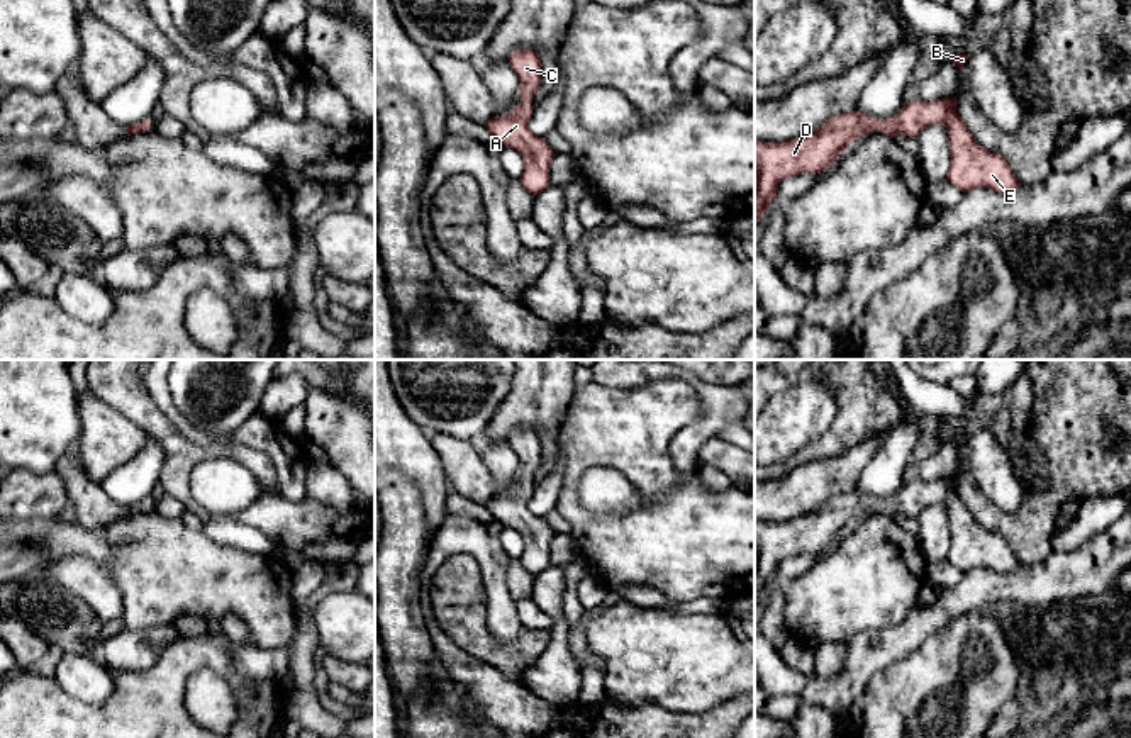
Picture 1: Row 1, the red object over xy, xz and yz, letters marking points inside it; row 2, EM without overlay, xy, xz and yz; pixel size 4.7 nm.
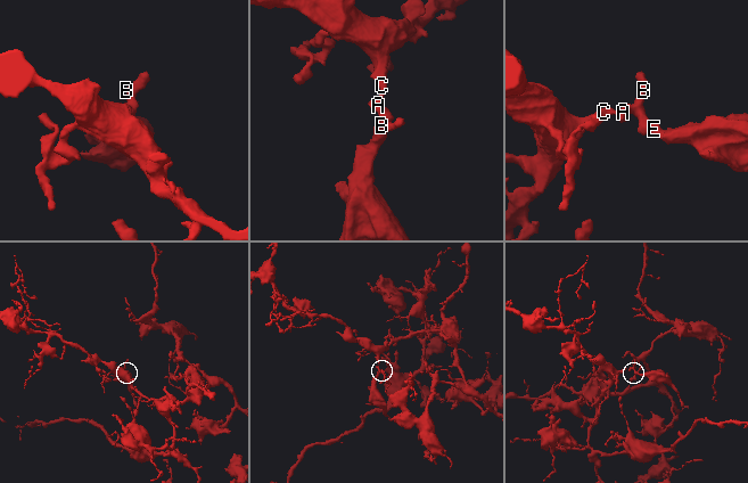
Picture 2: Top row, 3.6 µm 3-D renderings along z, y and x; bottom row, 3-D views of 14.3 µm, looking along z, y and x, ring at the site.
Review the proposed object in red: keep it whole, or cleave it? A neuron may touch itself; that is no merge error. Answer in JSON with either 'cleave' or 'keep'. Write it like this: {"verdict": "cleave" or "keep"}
{"verdict": "keep"}

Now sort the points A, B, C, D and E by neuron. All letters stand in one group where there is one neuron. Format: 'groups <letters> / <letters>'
groups A B C D E

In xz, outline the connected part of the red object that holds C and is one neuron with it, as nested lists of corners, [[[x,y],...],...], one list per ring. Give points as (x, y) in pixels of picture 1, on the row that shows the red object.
[[[515,49],[509,58],[509,64],[521,81],[521,103],[504,117],[492,117],[487,129],[500,144],[522,154],[524,171],[519,182],[524,190],[538,195],[549,185],[549,166],[554,158],[554,151],[544,137],[534,136],[527,127],[532,114],[531,102],[539,92],[541,61],[531,49]]]

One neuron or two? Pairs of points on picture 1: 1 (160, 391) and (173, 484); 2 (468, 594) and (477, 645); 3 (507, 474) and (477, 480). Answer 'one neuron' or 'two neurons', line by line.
1: two neurons
2: one neuron
3: two neurons

